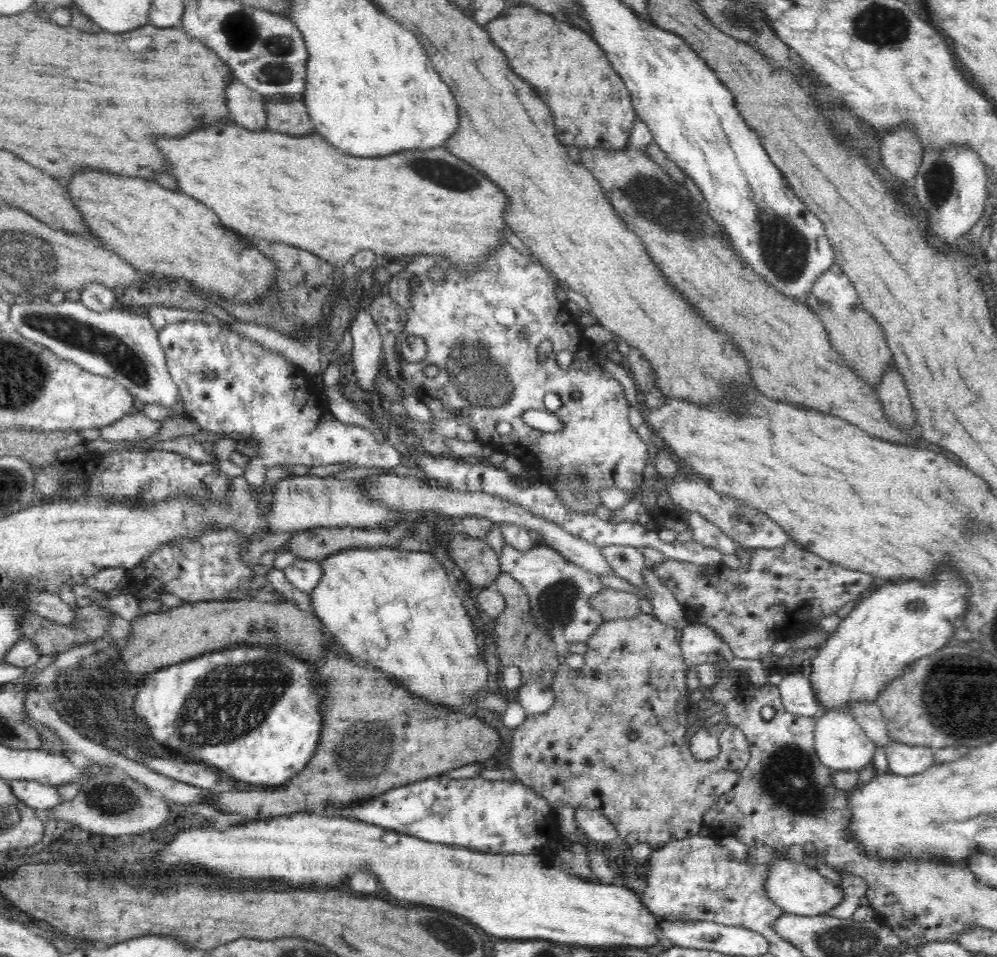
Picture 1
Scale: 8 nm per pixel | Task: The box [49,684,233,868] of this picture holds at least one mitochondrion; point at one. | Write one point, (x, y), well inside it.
(118, 801)

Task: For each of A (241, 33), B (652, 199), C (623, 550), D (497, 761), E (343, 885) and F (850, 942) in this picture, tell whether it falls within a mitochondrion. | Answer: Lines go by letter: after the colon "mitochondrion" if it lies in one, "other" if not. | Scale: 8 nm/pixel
A: mitochondrion
B: mitochondrion
C: other
D: other
E: other
F: mitochondrion

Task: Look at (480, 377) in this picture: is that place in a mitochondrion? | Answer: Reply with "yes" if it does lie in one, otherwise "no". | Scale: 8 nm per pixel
yes

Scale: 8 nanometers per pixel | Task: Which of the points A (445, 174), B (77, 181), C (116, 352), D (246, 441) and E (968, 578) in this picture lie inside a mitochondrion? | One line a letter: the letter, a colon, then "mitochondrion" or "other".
A: mitochondrion
B: other
C: mitochondrion
D: other
E: other

